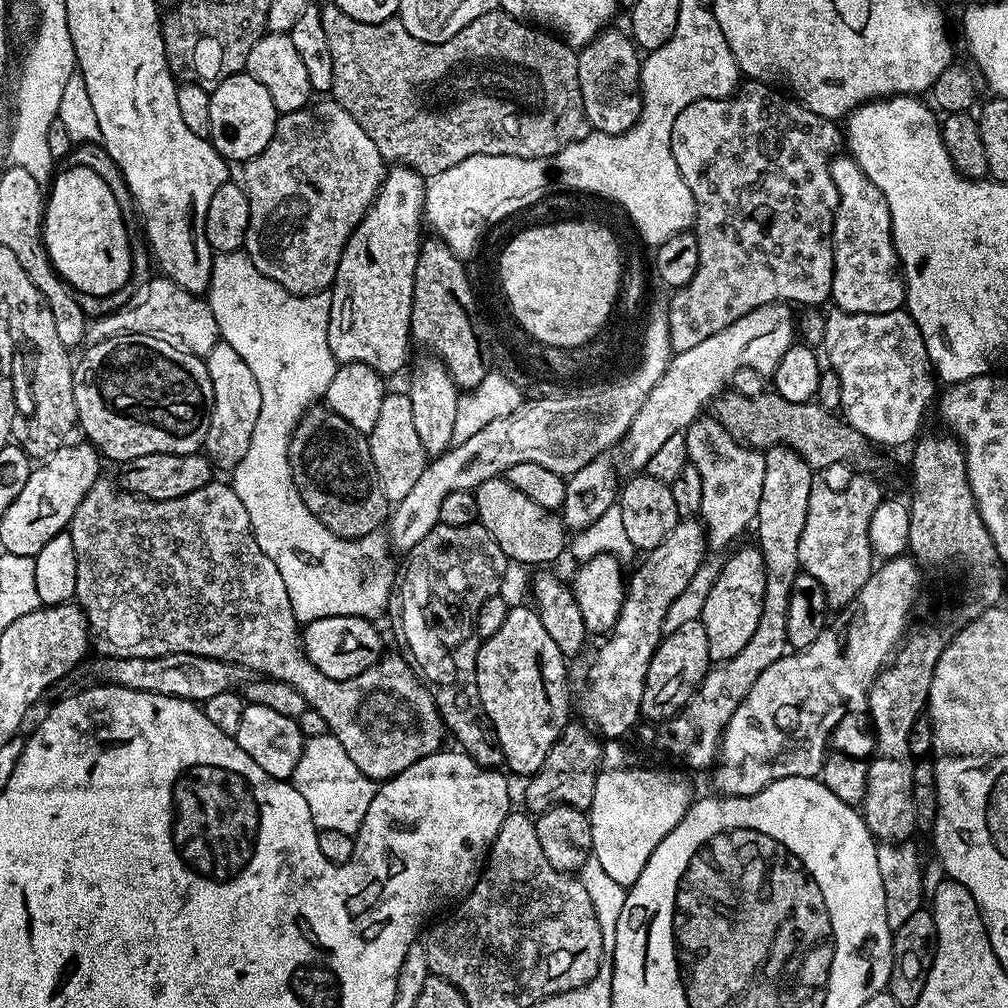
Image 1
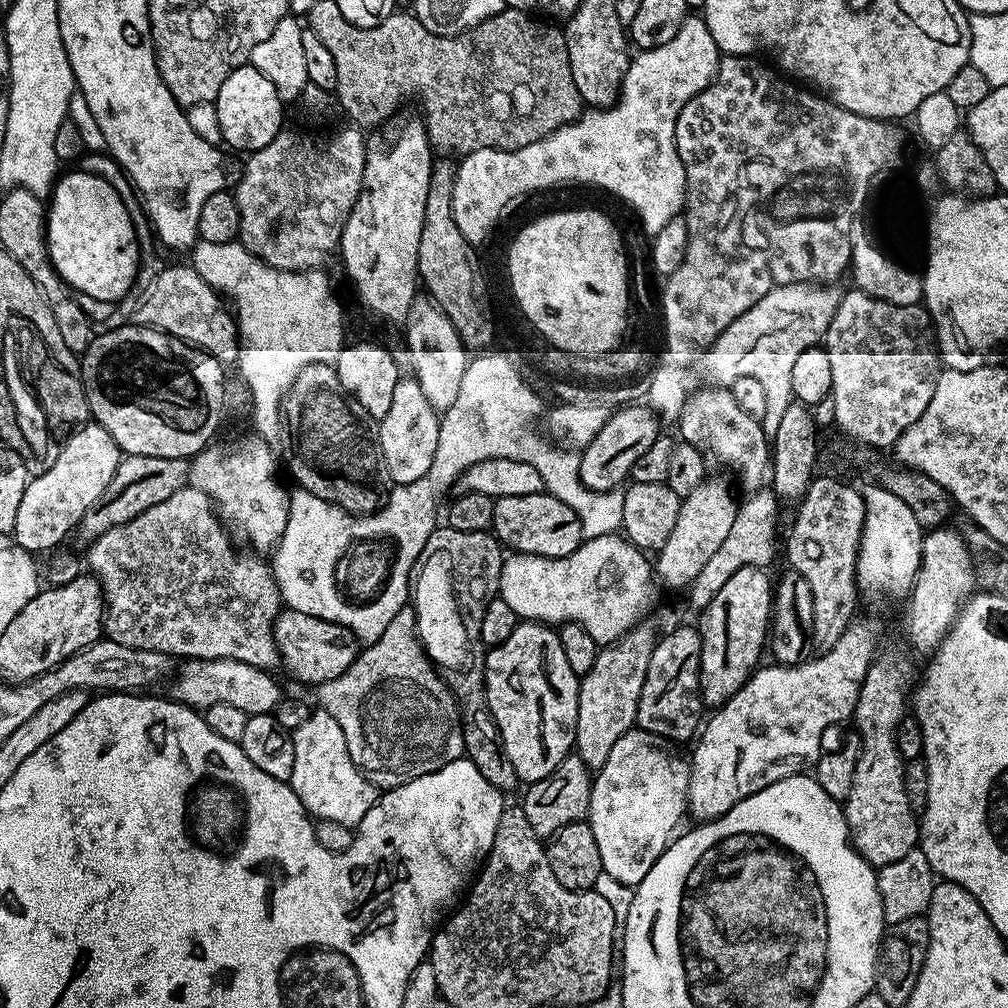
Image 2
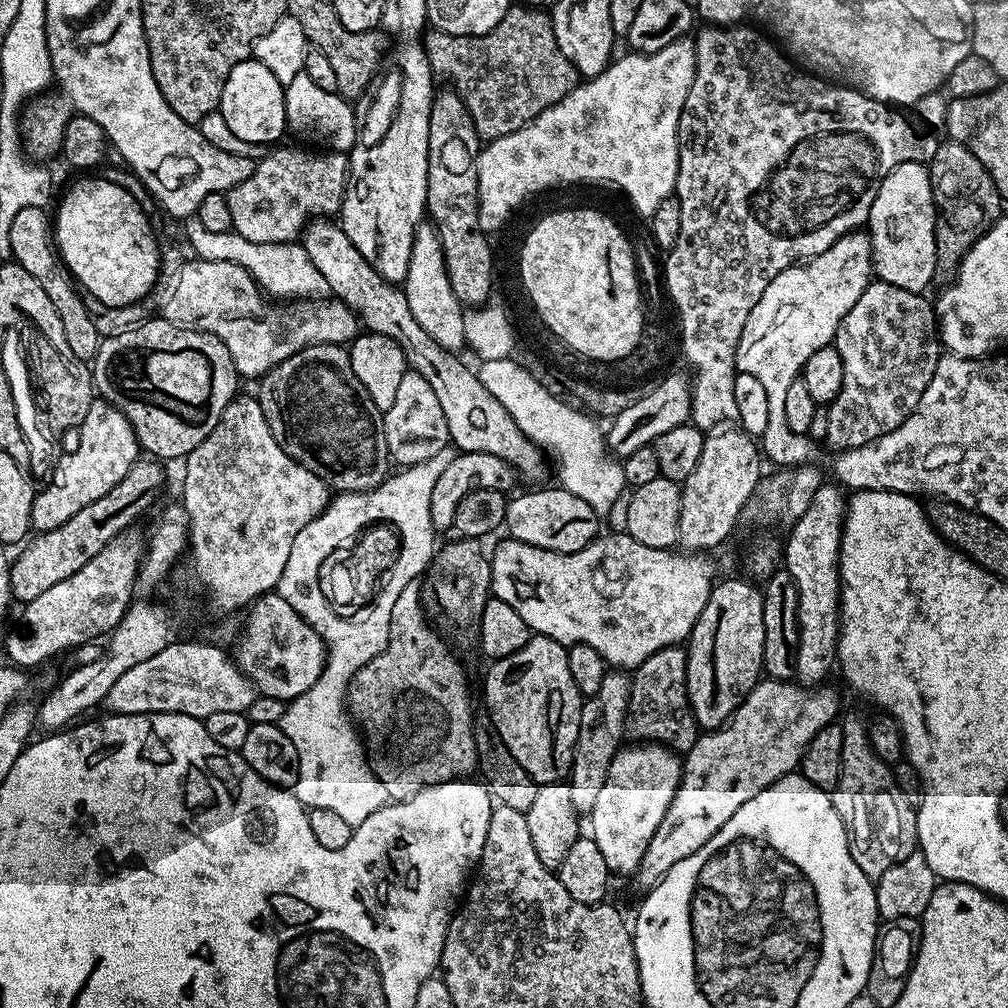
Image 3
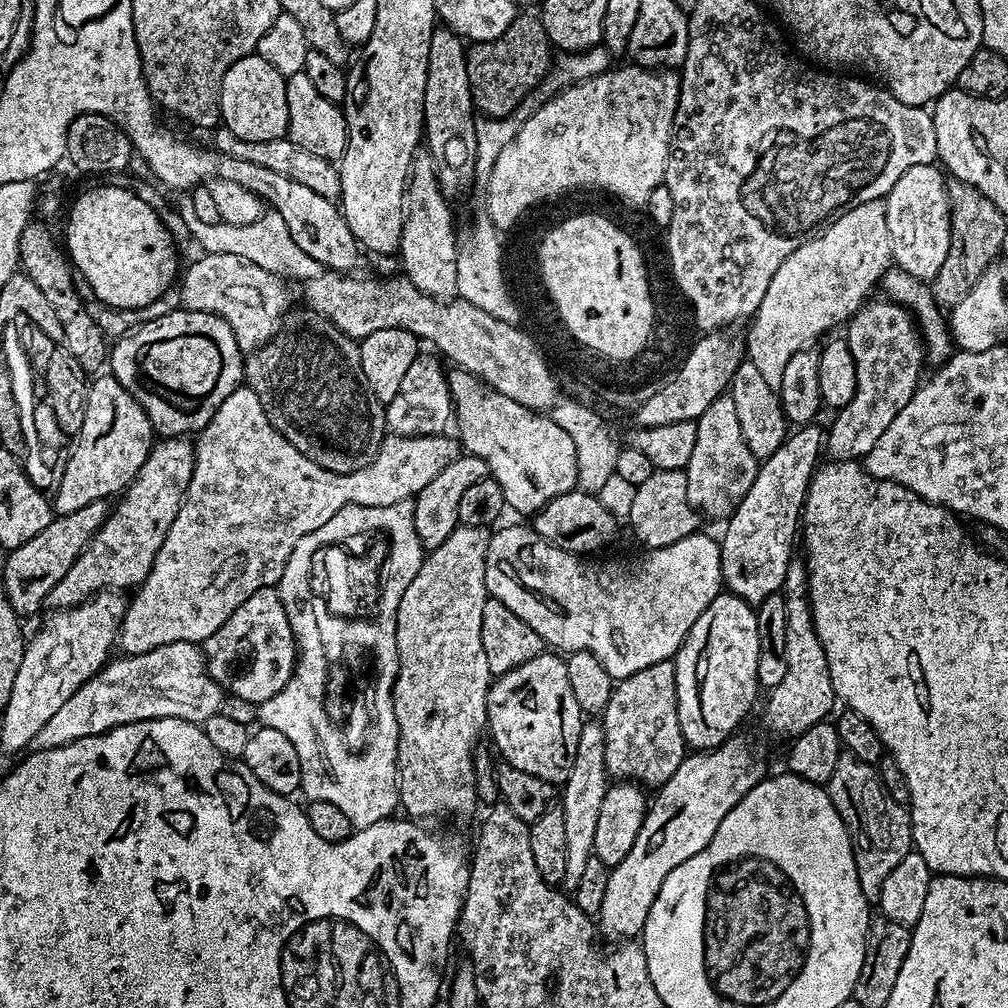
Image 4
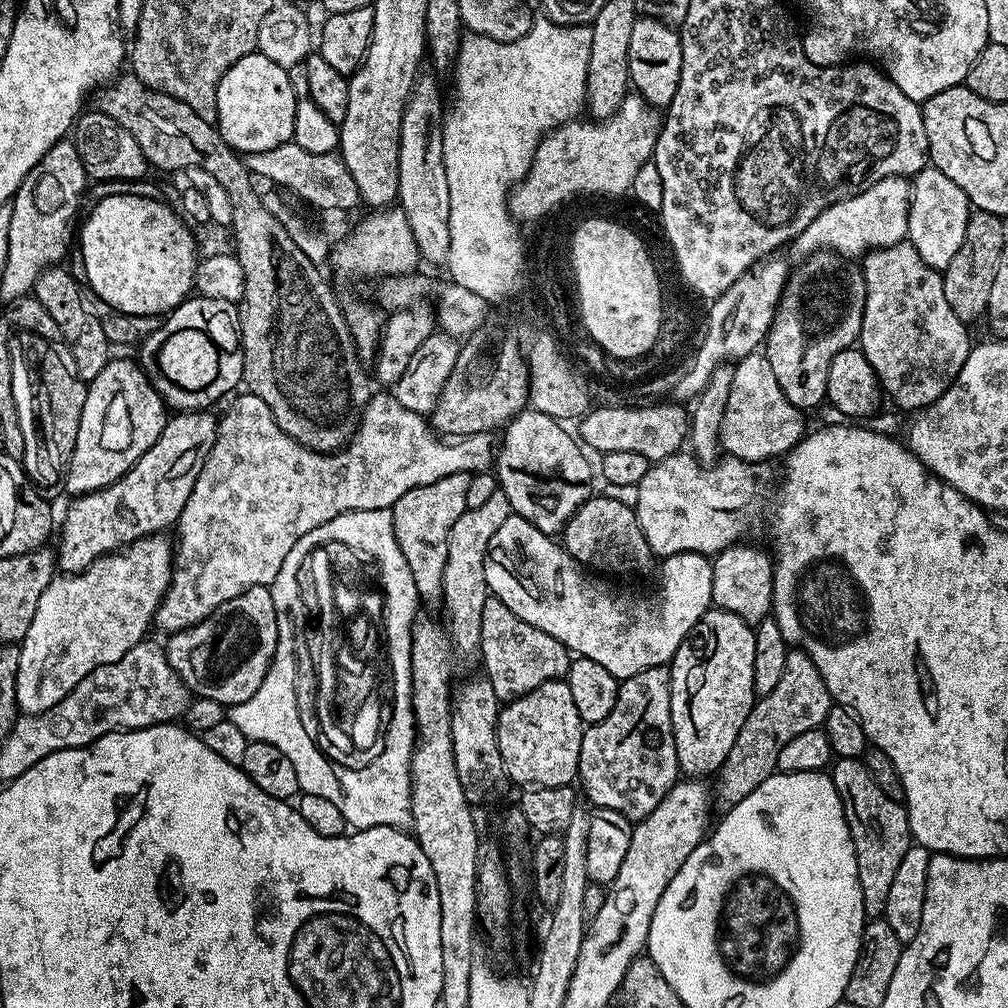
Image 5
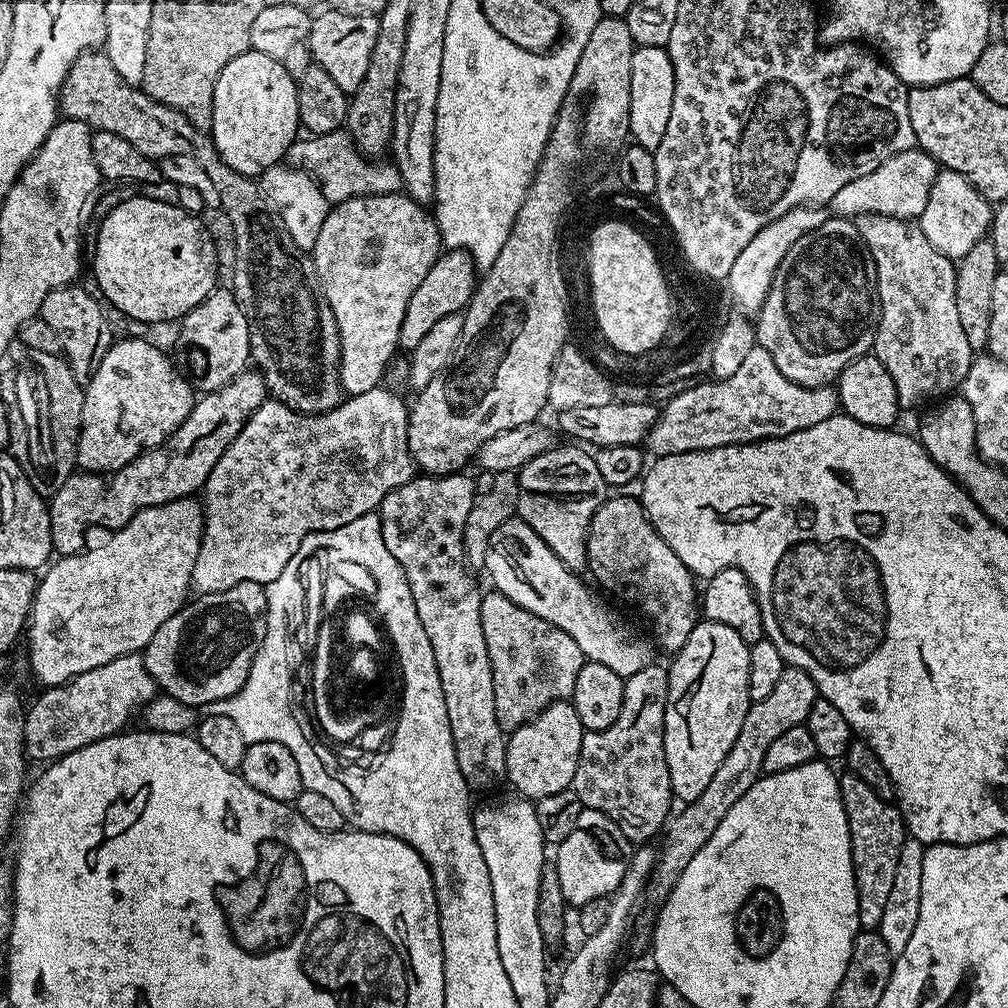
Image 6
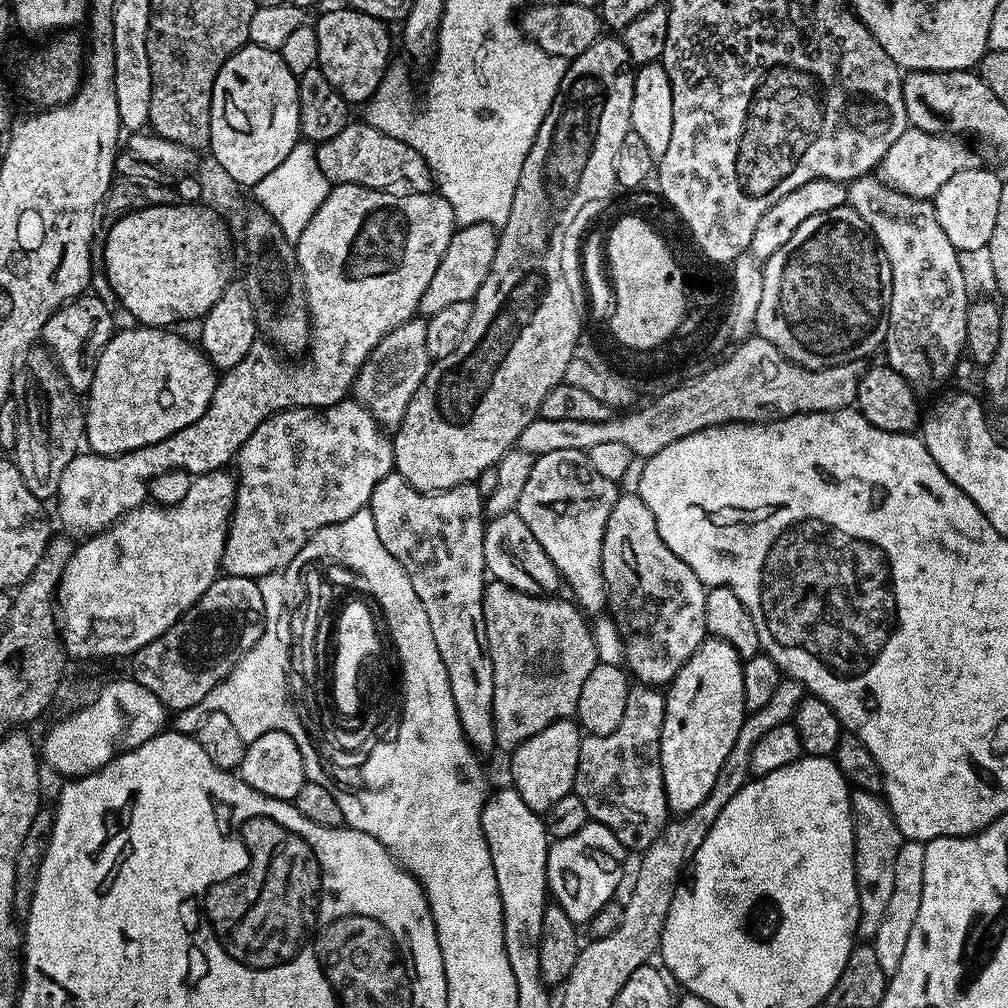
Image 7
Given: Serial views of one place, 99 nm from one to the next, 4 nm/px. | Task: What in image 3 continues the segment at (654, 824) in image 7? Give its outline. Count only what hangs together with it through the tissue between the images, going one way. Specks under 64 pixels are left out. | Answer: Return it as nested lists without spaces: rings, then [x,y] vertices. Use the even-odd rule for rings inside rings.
[[[683,647],[663,648],[634,669],[632,689],[628,699],[626,732],[636,742],[663,744],[677,754],[686,754],[694,746],[698,725],[688,701],[686,666],[688,653]]]

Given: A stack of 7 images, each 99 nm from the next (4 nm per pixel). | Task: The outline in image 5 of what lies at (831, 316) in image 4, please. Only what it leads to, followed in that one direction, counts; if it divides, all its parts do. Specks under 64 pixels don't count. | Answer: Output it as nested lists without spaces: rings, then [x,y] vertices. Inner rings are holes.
[[[903,176],[882,178],[874,186],[859,192],[849,200],[831,204],[802,234],[791,241],[790,248],[807,258],[821,250],[831,250],[845,258],[863,257],[869,250],[888,248],[901,243],[908,234],[908,201],[912,199],[911,183]]]

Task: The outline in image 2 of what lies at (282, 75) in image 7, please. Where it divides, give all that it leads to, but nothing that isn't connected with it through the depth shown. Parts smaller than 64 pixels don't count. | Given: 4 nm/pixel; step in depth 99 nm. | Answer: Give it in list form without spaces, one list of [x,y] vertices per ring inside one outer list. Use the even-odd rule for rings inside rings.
[[[245,66],[234,69],[226,82],[222,82],[222,90],[218,90],[218,98],[214,103],[221,124],[221,138],[229,149],[237,148],[243,154],[254,153],[267,146],[282,131],[283,124],[280,123],[284,120],[285,105],[266,74],[257,68]]]

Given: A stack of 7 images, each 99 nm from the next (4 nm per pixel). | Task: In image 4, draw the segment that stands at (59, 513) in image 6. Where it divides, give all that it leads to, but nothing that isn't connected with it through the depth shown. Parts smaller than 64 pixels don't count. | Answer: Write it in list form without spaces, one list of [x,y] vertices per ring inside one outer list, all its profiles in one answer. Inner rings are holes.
[[[170,436],[153,443],[146,462],[138,470],[126,491],[115,501],[106,522],[92,535],[80,557],[50,590],[46,604],[49,609],[73,608],[105,590],[135,589],[150,574],[162,542],[178,514],[190,486],[194,463],[194,444],[182,436]],[[121,499],[121,500],[120,500]],[[120,500],[120,501],[119,501]]]

